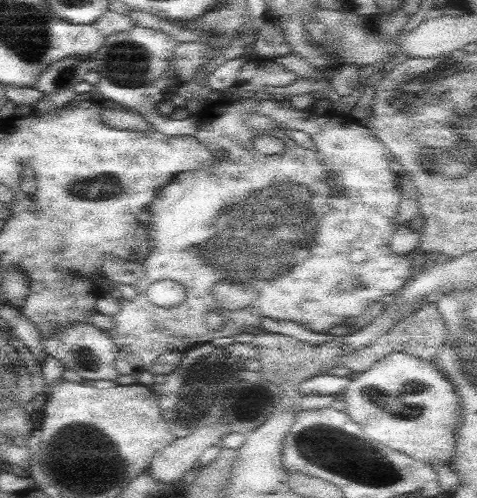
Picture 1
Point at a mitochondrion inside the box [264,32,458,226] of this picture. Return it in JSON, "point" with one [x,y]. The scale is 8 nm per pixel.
{"point":[396,103]}

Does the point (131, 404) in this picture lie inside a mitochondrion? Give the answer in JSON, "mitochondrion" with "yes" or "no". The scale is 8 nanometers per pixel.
{"mitochondrion":"no"}

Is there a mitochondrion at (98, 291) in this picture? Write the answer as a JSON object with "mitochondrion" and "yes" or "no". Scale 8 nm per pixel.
{"mitochondrion":"no"}

